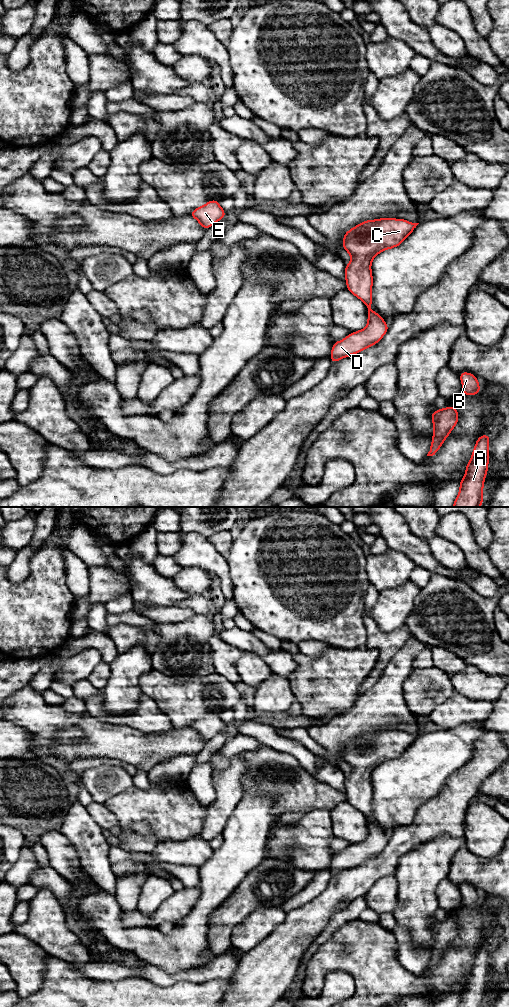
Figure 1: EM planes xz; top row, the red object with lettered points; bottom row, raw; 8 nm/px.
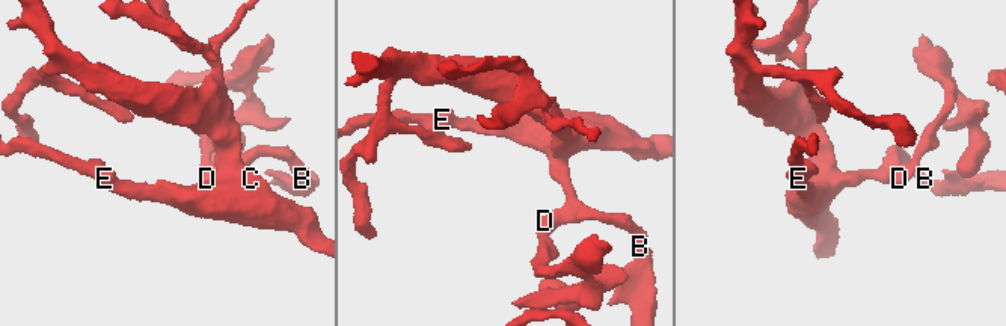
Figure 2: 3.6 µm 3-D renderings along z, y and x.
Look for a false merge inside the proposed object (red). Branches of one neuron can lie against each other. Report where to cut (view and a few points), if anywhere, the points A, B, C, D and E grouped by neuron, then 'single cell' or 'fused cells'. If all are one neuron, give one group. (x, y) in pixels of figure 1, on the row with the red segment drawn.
no cut; A B C D E; single cell

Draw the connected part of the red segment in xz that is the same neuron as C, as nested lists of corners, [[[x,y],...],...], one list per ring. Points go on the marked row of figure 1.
[[[381,218],[363,221],[345,233],[343,249],[351,255],[350,263],[345,266],[347,290],[366,304],[368,323],[363,330],[333,343],[332,363],[375,345],[386,334],[389,326],[377,312],[369,310],[373,283],[371,262],[380,252],[399,246],[418,224],[404,219]]]

